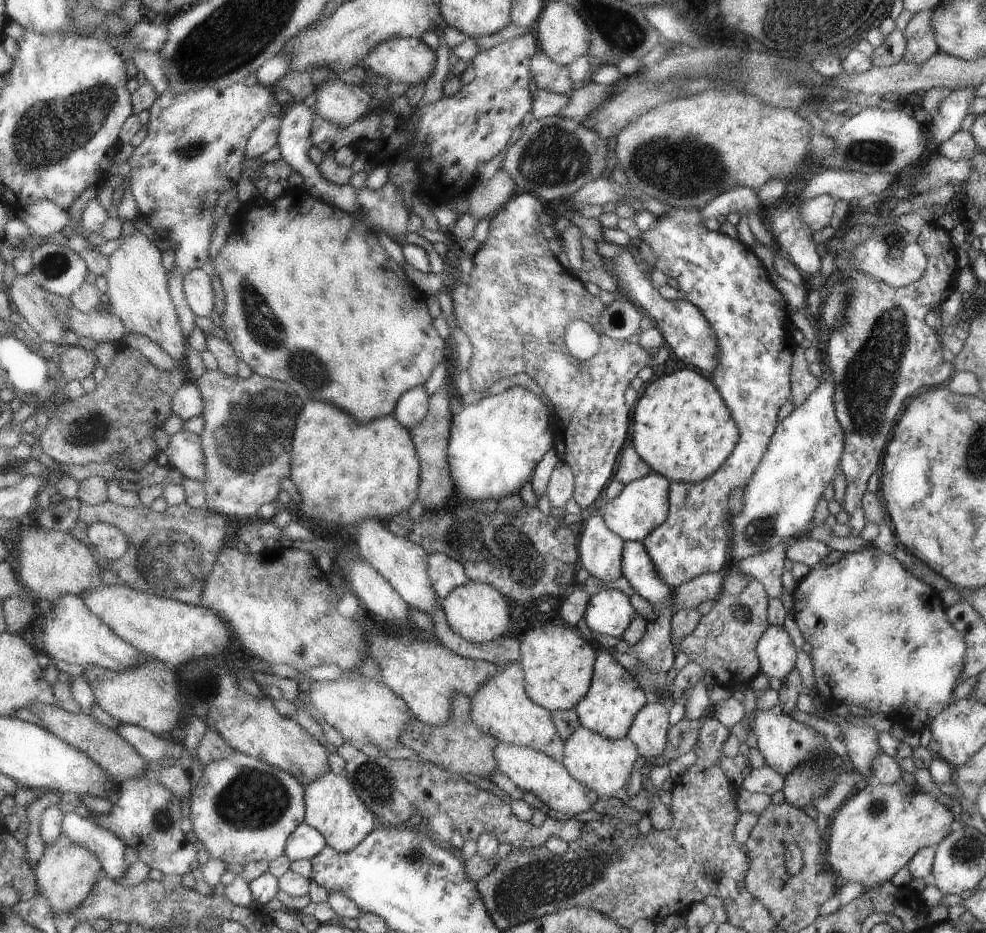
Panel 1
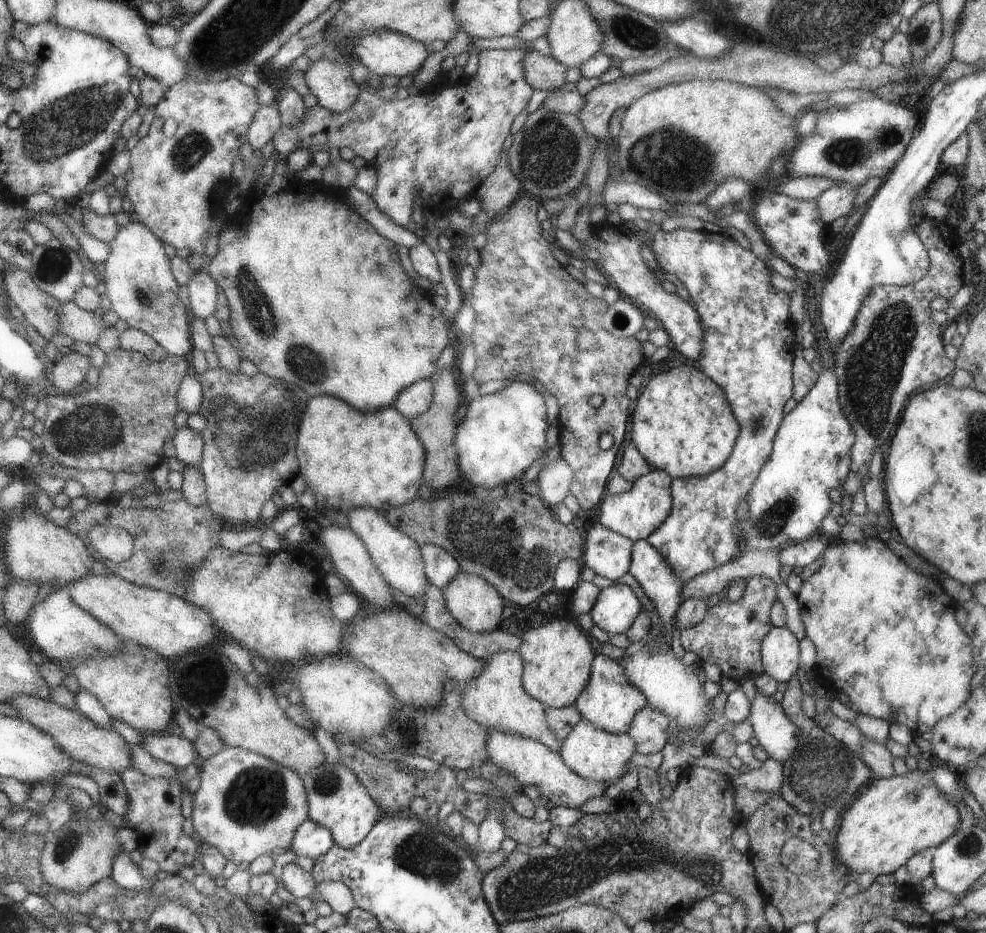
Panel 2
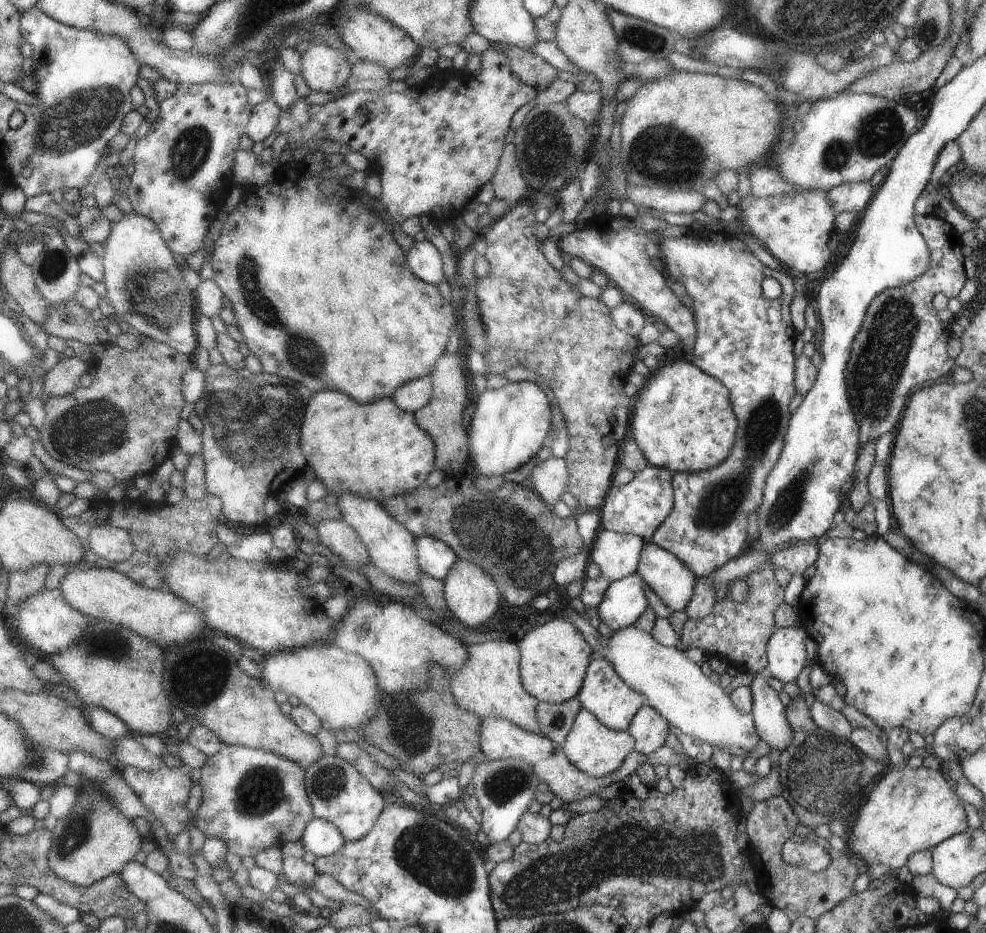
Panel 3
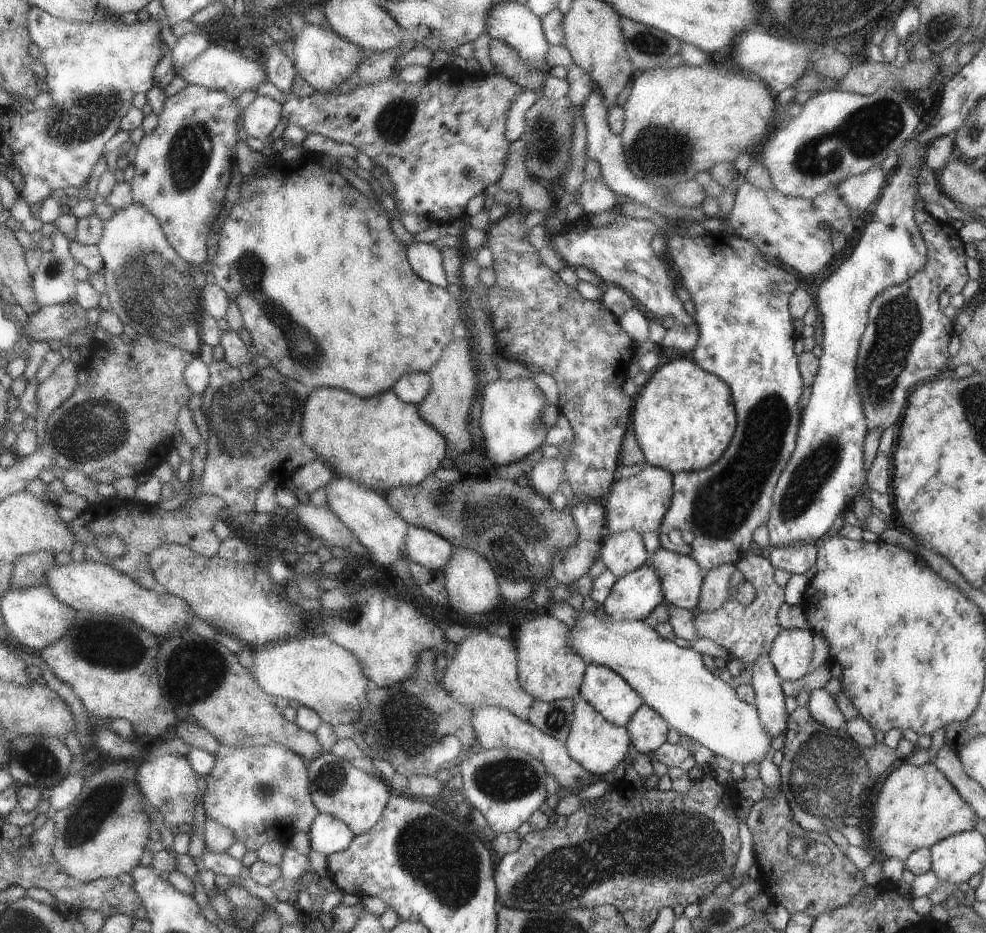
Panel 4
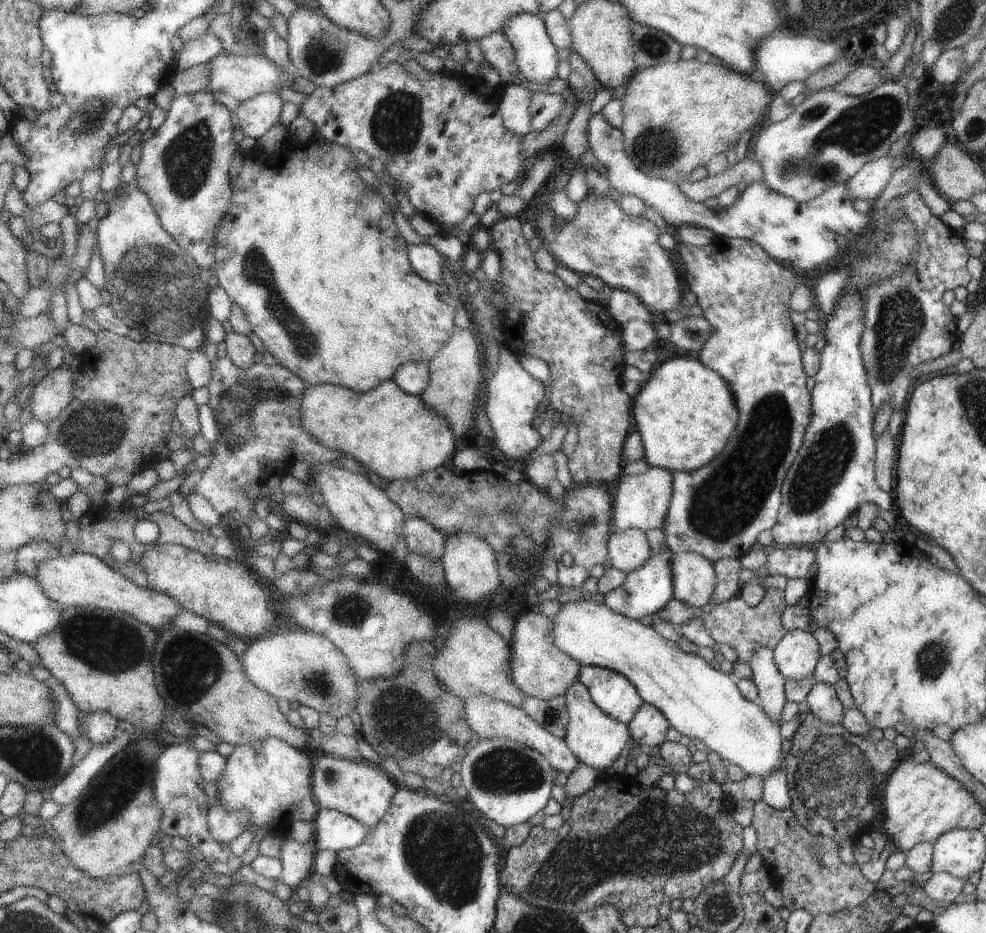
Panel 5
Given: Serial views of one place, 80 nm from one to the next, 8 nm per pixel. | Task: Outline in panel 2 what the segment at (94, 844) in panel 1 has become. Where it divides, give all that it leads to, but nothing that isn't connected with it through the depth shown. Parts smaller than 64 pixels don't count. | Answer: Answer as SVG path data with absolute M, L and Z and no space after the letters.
M120 851L114 859L110 877L122 887L135 891L153 891L153 884L156 882L156 878L145 877L129 853L124 851Z

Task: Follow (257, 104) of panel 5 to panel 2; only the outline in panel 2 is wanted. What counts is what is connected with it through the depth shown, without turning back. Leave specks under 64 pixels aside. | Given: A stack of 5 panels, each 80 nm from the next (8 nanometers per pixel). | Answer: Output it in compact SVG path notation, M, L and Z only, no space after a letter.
M277 105L262 106L253 120L247 136L247 144L252 153L255 150L262 150L270 140L274 140L277 132L282 128L282 119Z

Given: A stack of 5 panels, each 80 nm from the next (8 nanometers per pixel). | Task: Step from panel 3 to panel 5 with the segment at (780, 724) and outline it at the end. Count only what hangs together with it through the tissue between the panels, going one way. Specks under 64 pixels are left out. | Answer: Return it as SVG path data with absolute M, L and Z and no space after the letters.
M758 647L749 660L752 670L752 682L758 689L758 698L762 710L770 717L770 720L780 724L782 721L785 697L786 679L780 674L774 662L773 649Z

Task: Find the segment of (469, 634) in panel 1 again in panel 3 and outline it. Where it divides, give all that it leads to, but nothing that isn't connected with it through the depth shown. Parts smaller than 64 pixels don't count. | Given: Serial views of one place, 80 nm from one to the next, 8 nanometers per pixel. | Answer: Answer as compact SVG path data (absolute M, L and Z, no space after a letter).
M457 559L448 576L443 580L443 595L446 606L454 620L468 629L479 630L500 608L498 584L481 566Z

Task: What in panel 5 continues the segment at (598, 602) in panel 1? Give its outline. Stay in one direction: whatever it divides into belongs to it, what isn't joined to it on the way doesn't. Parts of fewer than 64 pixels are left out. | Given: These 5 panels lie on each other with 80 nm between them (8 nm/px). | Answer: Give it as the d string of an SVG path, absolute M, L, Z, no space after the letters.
M668 550L662 555L652 556L640 568L629 572L622 586L605 594L605 605L622 616L636 620L656 615L670 599L674 598L674 578L671 571L673 554Z

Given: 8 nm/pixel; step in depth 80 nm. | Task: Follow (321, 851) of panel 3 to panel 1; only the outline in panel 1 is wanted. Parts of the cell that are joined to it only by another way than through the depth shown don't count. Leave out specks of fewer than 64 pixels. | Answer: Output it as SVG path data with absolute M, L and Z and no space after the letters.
M305 822L293 832L285 848L288 860L311 860L327 846L325 836Z

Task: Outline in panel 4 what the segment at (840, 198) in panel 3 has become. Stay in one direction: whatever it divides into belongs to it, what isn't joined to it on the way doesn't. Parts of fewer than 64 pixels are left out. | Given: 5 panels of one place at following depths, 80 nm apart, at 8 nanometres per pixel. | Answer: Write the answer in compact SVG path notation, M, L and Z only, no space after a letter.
M880 165L861 175L843 180L835 191L850 210L870 210L886 186L890 173L882 172Z

